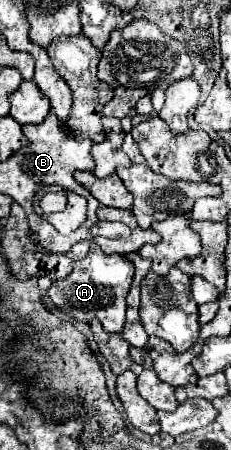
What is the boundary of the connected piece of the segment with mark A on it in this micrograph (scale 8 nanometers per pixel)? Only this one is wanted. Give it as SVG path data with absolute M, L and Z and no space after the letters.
M92 245L86 261L78 261L72 273L66 279L52 281L48 289L48 297L60 309L70 313L76 321L92 321L100 319L104 331L120 333L124 327L126 313L126 293L130 289L134 275L134 265L124 255L106 255L100 247Z

